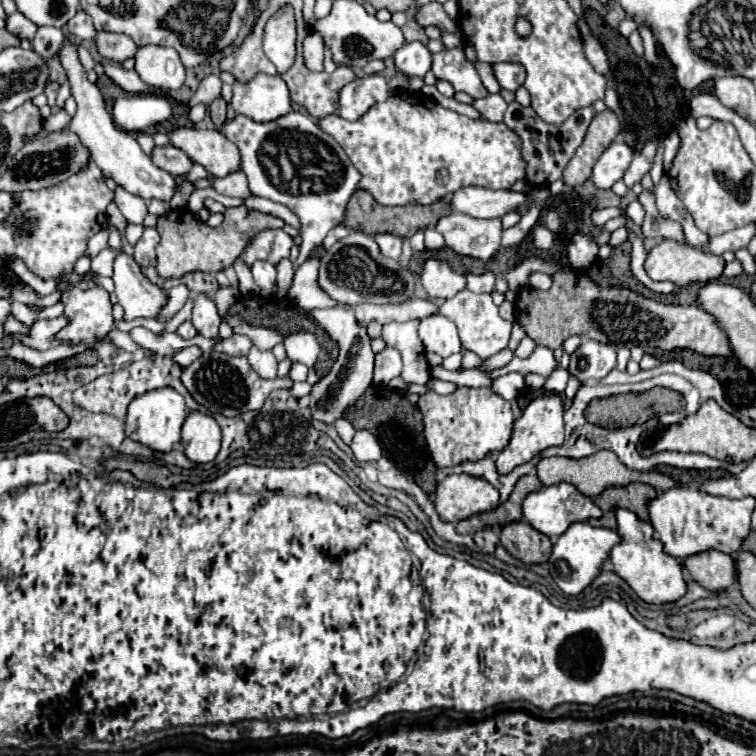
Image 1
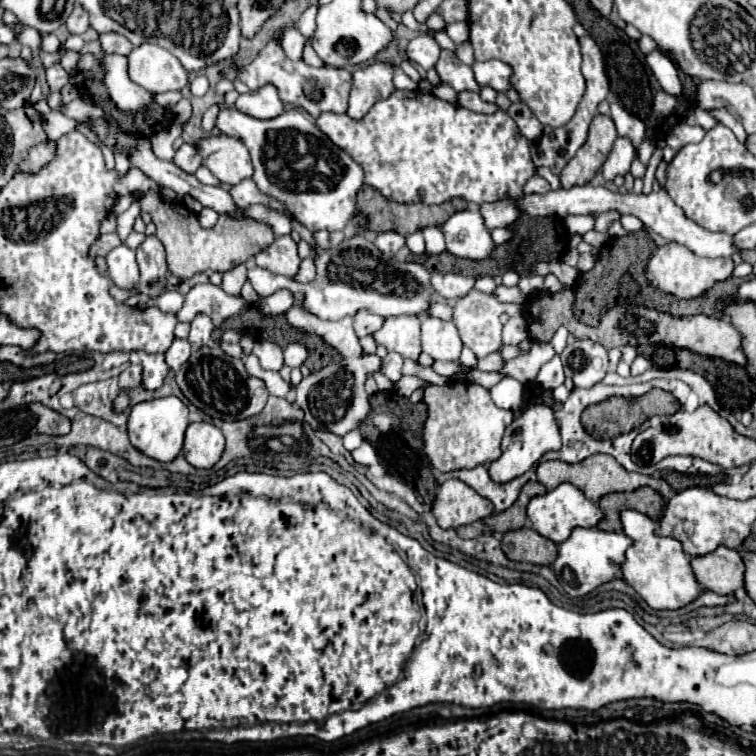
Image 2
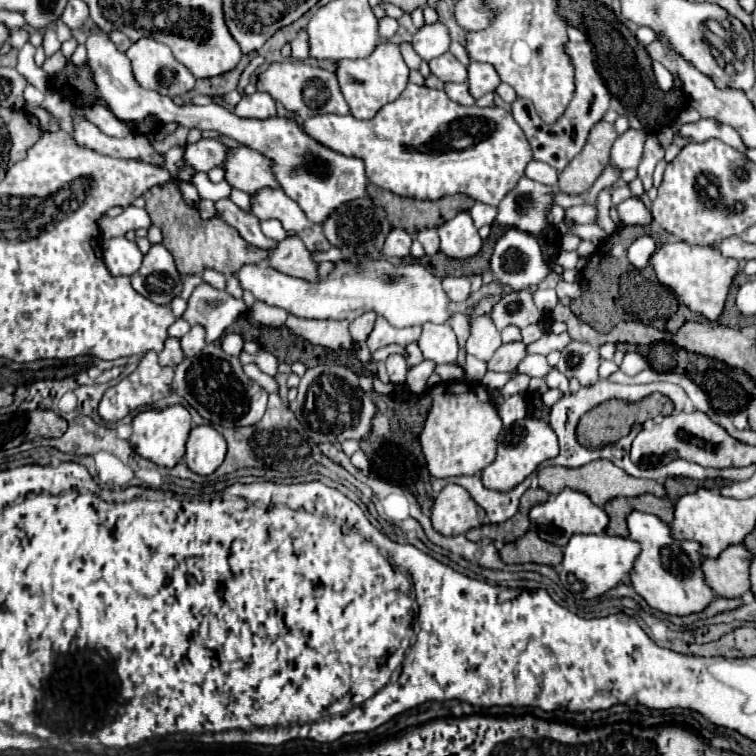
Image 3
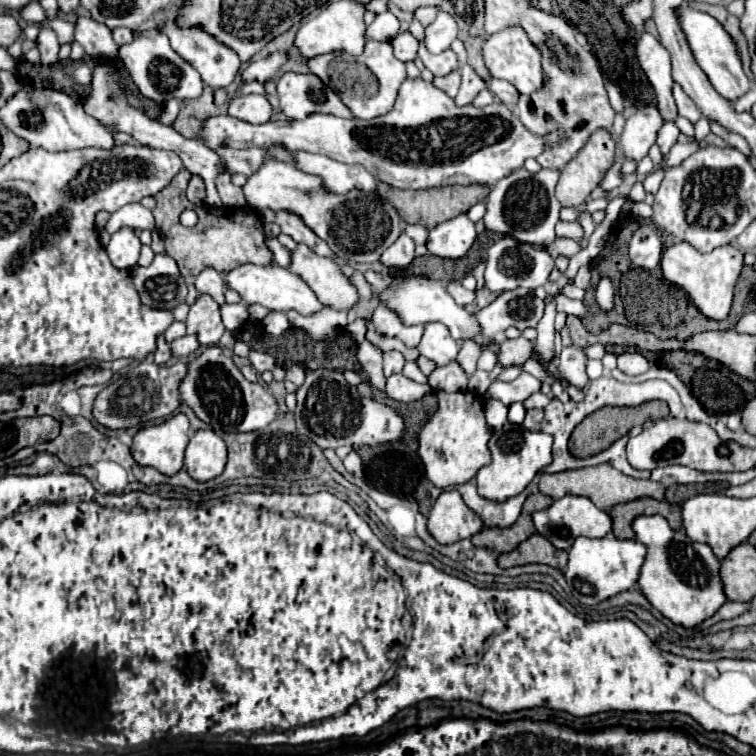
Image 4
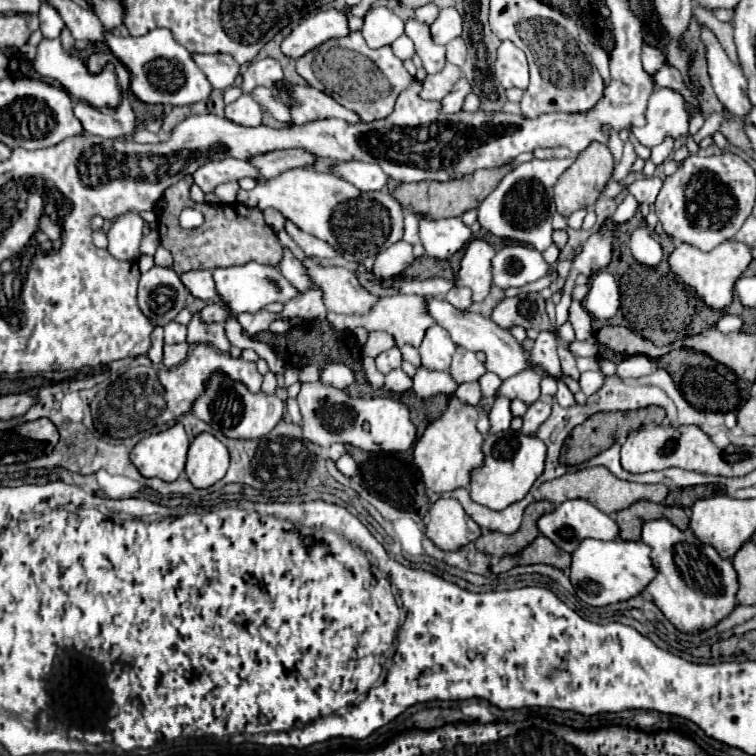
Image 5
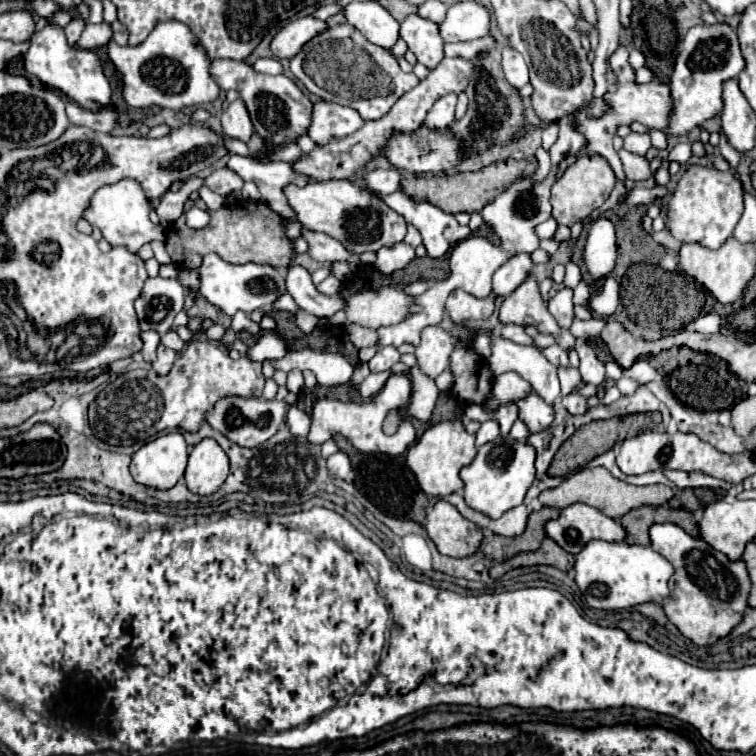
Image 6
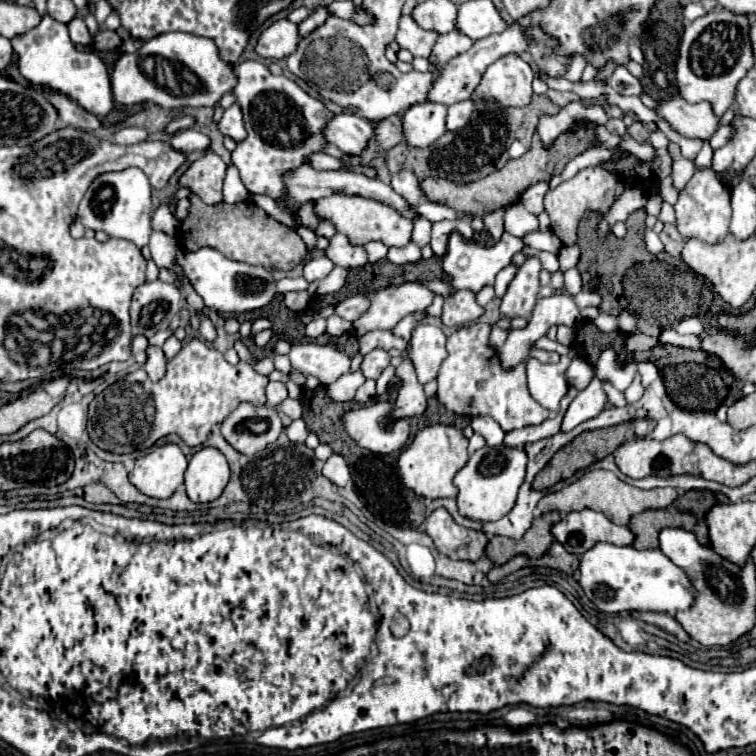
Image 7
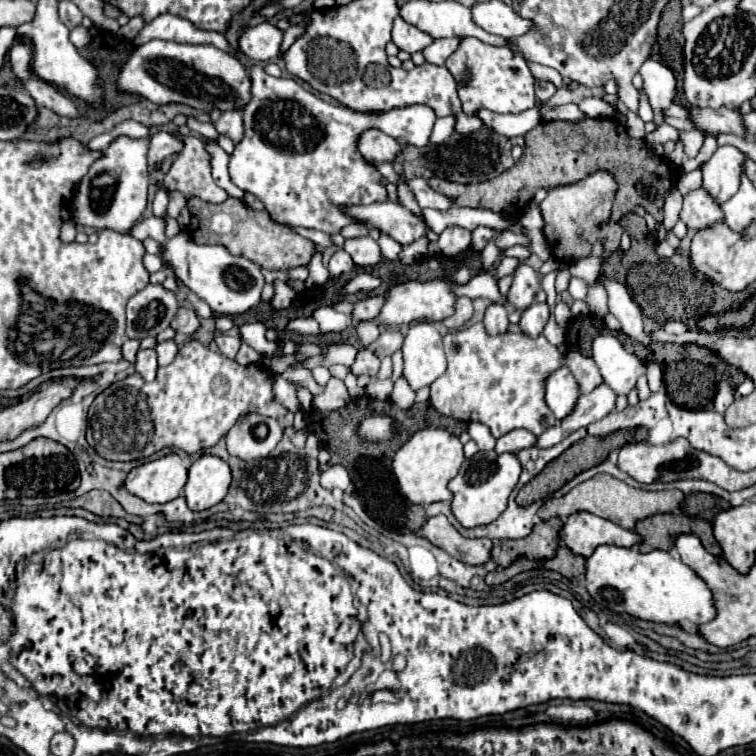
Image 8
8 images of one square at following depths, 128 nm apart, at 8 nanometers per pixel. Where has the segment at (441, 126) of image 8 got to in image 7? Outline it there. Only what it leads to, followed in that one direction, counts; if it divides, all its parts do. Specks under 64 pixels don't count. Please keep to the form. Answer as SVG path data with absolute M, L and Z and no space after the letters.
M462 100L462 102L458 102L458 104L452 104L452 106L448 108L446 128L448 128L448 130L458 130L458 128L466 126L468 120L470 120L470 116L472 116L472 110L474 110L472 100Z

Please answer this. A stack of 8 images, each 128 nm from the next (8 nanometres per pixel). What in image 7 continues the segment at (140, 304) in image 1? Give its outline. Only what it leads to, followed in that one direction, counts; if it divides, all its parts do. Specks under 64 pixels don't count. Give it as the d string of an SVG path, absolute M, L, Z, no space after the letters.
M126 168L122 172L100 174L88 192L84 194L78 220L92 230L102 230L110 238L124 238L134 242L138 248L146 246L152 234L152 204L150 204L150 182L140 168Z

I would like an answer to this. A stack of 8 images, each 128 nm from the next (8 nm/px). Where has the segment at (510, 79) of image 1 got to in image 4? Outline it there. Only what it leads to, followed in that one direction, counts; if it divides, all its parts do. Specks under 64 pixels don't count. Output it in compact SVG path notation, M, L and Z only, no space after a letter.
M468 64L462 66L462 86L458 90L458 96L456 96L456 104L458 106L466 106L466 104L472 104L472 100L476 98L476 94L480 90L486 88L486 82L474 72L474 68L470 68Z

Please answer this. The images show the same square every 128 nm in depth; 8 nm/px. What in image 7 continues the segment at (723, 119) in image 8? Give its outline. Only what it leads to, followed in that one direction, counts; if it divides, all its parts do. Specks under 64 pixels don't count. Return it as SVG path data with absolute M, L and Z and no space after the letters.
M678 94L666 100L658 100L654 112L670 124L672 130L688 138L708 140L718 128L718 116L712 112L710 104L688 104Z

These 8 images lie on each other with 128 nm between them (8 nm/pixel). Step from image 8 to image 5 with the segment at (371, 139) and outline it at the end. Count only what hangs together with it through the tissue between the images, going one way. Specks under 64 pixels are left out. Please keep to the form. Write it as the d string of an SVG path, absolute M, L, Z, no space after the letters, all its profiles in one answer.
M308 84L292 86L292 100L294 104L290 106L290 114L292 114L294 124L306 124L312 120L322 120L322 118L342 118L350 124L356 124L360 120L356 112L346 110L336 100L332 100L328 94Z

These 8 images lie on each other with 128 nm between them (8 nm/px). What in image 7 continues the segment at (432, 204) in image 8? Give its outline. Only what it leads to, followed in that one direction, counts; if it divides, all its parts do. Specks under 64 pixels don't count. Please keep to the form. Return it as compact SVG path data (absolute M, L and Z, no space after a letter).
M402 170L402 172L392 174L392 182L390 184L410 204L418 204L424 198L424 192L420 190L420 180L412 172L408 172L408 170Z

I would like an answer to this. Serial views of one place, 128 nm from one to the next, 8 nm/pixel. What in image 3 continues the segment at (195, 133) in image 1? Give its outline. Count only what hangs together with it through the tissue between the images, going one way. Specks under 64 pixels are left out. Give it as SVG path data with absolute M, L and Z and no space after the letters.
M238 146L228 148L226 160L222 162L224 180L246 194L256 194L260 188L280 188L278 182L272 176L270 160L266 160L260 152L254 152L252 148Z

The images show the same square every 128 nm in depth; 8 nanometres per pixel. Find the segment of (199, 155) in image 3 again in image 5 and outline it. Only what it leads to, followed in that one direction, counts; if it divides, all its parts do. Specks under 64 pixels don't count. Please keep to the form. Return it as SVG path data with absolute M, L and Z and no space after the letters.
M274 150L248 158L248 162L258 168L262 178L272 178L288 168L304 168L306 164L314 162L314 158L316 156L306 150Z

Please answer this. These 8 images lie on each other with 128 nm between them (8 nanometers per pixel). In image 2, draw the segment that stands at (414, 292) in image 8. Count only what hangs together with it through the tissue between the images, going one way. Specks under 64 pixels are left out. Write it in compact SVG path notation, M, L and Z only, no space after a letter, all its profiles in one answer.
M290 236L274 238L274 242L268 248L254 256L254 264L262 268L272 268L272 272L292 278L300 266L296 242Z

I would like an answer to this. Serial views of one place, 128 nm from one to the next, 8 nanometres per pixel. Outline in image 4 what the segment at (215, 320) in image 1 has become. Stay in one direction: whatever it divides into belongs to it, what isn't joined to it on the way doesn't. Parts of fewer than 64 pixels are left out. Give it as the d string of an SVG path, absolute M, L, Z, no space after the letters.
M186 334L186 336L182 336L182 338L178 338L178 340L174 340L172 344L170 344L170 348L172 348L172 354L176 356L176 358L188 358L190 354L194 354L198 348L200 348L200 344L198 344L198 336L194 336L194 334Z

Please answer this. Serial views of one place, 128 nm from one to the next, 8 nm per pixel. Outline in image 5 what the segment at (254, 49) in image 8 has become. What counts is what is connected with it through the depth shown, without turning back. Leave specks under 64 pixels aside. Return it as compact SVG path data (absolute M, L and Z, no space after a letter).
M318 8L314 14L308 14L300 20L290 36L282 42L282 52L290 58L300 58L306 52L318 48L332 38L348 36L348 16L335 8Z

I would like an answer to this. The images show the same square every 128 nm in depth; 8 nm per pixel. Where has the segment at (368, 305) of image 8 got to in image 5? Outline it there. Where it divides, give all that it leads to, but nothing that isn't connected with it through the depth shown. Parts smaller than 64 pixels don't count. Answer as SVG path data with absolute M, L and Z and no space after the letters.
M284 248L284 258L282 258L282 262L280 262L280 272L282 272L282 276L284 276L286 280L290 280L300 292L306 292L306 290L312 286L308 274L306 274L306 268L302 266L302 262L296 260L296 258L290 254L290 250L286 250L286 248Z

